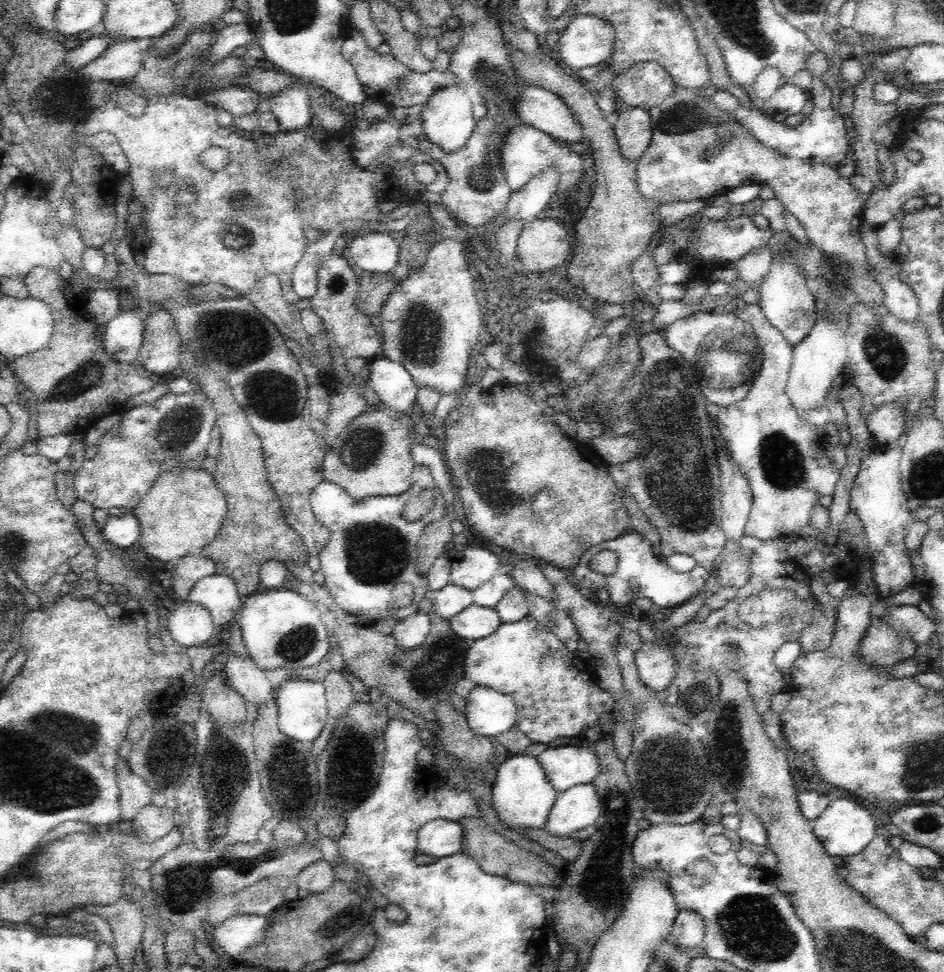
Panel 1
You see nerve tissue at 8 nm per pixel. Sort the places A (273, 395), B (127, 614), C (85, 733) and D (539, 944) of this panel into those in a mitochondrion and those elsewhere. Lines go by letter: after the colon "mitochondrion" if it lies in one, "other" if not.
A: mitochondrion
B: other
C: mitochondrion
D: other

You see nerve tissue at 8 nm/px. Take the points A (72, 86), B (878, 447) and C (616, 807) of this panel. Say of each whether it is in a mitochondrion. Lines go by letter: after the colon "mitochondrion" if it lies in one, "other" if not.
A: other
B: other
C: mitochondrion

